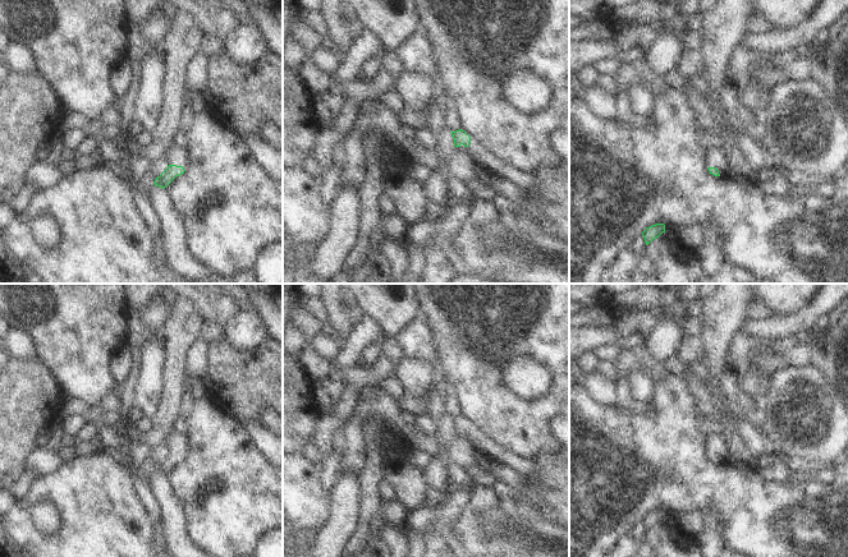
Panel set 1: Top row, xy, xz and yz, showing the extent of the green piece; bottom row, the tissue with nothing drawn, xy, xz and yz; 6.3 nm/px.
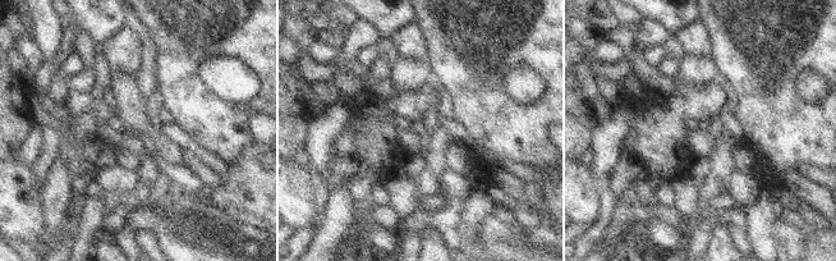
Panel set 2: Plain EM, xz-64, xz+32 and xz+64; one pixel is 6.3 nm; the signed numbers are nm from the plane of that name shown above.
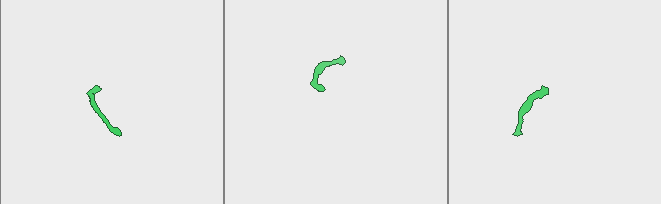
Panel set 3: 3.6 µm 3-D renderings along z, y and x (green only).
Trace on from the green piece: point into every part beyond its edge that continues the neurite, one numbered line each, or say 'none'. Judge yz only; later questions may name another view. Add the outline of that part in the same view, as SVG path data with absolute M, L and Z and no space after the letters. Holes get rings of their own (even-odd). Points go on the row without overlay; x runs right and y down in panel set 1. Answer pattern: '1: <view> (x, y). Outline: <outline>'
1: yz (716, 445). Outline: M711 432L709 437L709 452L719 456L720 462L725 462L730 455L728 443L715 432Z

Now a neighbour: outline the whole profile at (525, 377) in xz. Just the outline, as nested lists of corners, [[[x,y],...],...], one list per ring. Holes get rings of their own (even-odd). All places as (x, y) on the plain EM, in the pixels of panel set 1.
[[[518,356],[503,368],[504,385],[524,400],[542,397],[551,385],[547,369],[528,356]]]

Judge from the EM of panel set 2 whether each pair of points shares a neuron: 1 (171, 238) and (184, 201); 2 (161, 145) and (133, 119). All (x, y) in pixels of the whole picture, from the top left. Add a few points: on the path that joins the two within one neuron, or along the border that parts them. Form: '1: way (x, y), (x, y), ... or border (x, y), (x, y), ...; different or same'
1: border (179, 202), (182, 211); different
2: way (155, 140), (139, 124); same

